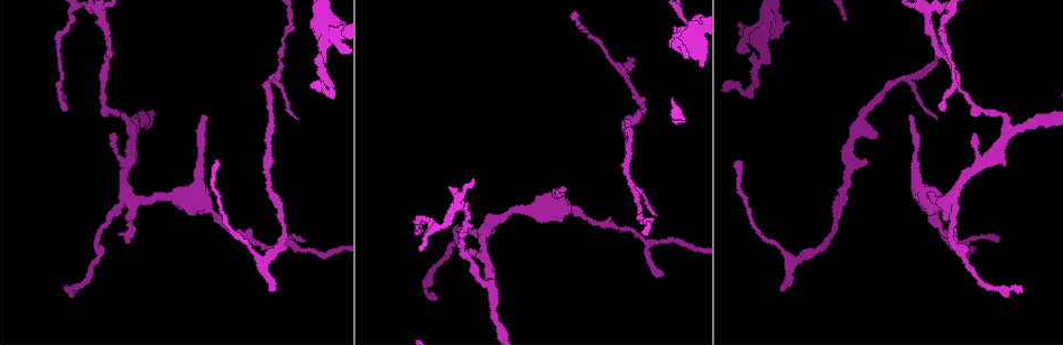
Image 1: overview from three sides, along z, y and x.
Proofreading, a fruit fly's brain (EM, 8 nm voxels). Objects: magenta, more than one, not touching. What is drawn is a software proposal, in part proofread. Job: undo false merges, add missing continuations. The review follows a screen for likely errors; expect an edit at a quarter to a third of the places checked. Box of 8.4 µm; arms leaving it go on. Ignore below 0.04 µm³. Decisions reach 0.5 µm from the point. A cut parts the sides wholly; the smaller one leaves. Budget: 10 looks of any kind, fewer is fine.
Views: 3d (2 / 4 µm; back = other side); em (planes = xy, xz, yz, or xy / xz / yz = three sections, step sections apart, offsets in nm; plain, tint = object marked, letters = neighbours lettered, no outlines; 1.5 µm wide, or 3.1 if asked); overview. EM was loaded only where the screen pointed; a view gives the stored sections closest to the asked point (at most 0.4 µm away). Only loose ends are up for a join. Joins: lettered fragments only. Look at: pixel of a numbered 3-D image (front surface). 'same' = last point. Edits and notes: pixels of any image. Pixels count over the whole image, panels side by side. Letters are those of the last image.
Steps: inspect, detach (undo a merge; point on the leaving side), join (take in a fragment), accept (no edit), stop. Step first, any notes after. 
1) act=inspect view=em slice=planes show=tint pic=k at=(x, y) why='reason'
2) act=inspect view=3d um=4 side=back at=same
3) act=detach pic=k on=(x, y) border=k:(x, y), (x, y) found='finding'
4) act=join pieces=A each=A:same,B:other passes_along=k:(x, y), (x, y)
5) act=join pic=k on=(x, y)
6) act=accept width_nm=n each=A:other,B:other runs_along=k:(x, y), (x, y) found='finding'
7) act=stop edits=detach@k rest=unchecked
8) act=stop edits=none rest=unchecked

act=inspect view=em slice=xz step=4 show=tint pic=1 at=(217, 161) why='thin end'

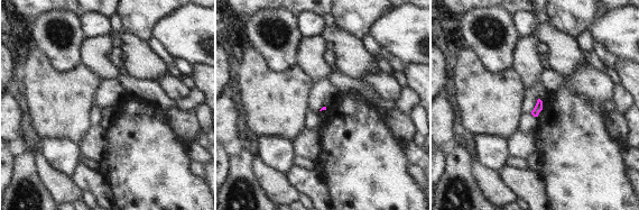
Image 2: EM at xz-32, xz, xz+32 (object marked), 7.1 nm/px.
act=inspect view=em slice=xy step=4 show=letters at=same

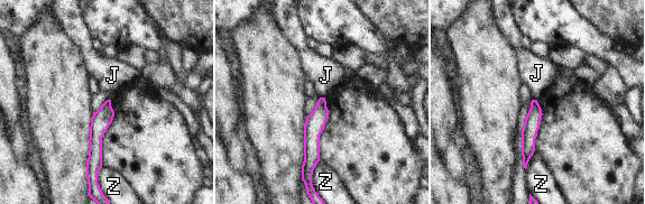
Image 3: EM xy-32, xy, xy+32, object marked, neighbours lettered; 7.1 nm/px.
act=accept width_nm=110 each=J:other,Z:other runs_along=3:(322, 100), (312, 130), (310, 170) found='none of them fits'

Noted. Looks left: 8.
act=inspect view=em slice=planes show=letters pic=1 at=(996, 240) why='an open end'

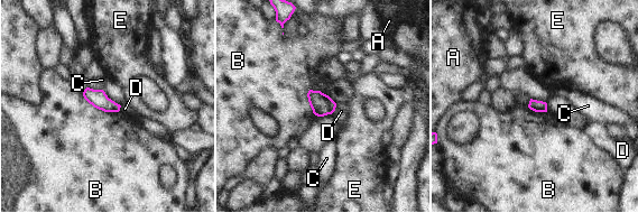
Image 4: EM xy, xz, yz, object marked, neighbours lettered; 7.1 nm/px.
act=accept each=A:other,B:other,C:other,D:other,E:other border=4:(310, 89), (307, 101), (315, 116) found='no lettered fragment goes on from it'

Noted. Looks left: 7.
act=inspect view=em slice=xz step=4 show=letters pic=1 at=(115, 134) why='branch stops here'

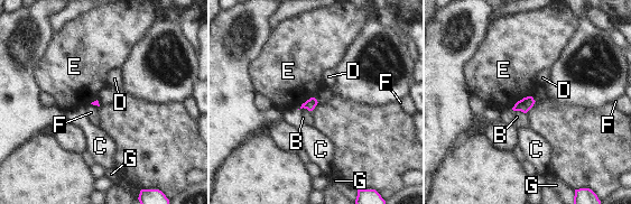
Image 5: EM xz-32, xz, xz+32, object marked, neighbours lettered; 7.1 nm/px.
act=inspect view=em slice=planes show=letters at=same why='cut it another way'

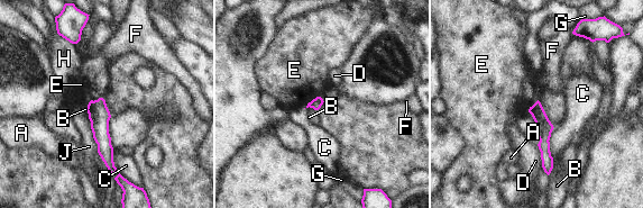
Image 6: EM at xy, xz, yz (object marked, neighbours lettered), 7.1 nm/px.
act=accept each=A:other,B:other,C:other,D:other,E:other,F:other,G:other,H:other,J:other runs_along=6:(100, 101), (100, 134), (111, 169) found='no lettered fragment goes on from it'

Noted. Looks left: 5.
act=inspect view=3d um=4 pic=1 at=(957, 239) why='branch stops here'

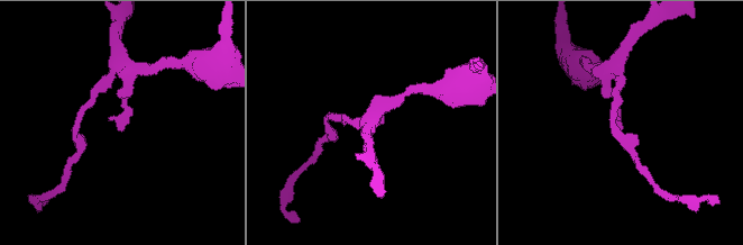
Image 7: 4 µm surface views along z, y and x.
act=inspect view=em slice=planes show=tint pic=7 at=(122, 128) why='now the EM'

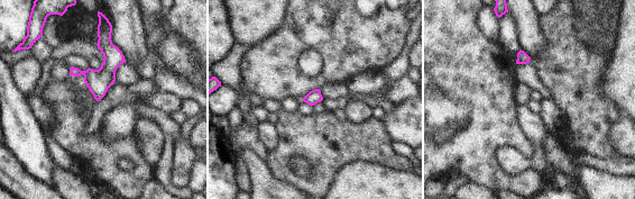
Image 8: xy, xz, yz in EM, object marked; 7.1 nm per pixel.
act=inspect view=em slice=planes show=letters at=same

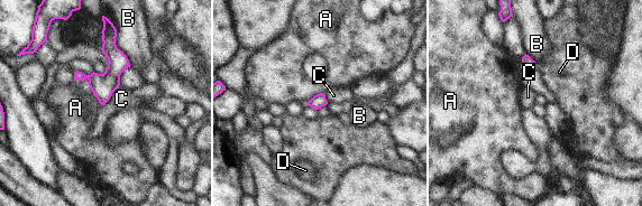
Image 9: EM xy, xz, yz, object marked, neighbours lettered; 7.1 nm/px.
act=accept each=A:other,B:other,C:other,D:other found='none of them fits'

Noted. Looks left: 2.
act=stop edits=none rest=unchecked

